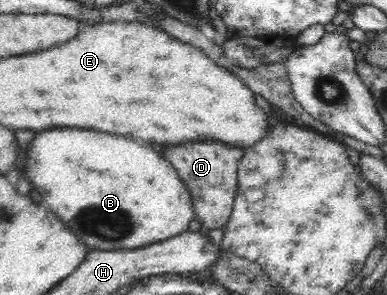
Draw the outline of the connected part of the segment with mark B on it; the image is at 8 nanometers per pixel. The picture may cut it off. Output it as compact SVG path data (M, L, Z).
M56 128L38 132L20 160L31 186L42 196L50 194L50 210L78 234L88 250L134 250L164 242L188 231L194 220L194 203L177 170L150 146L138 146L130 138L80 128Z

